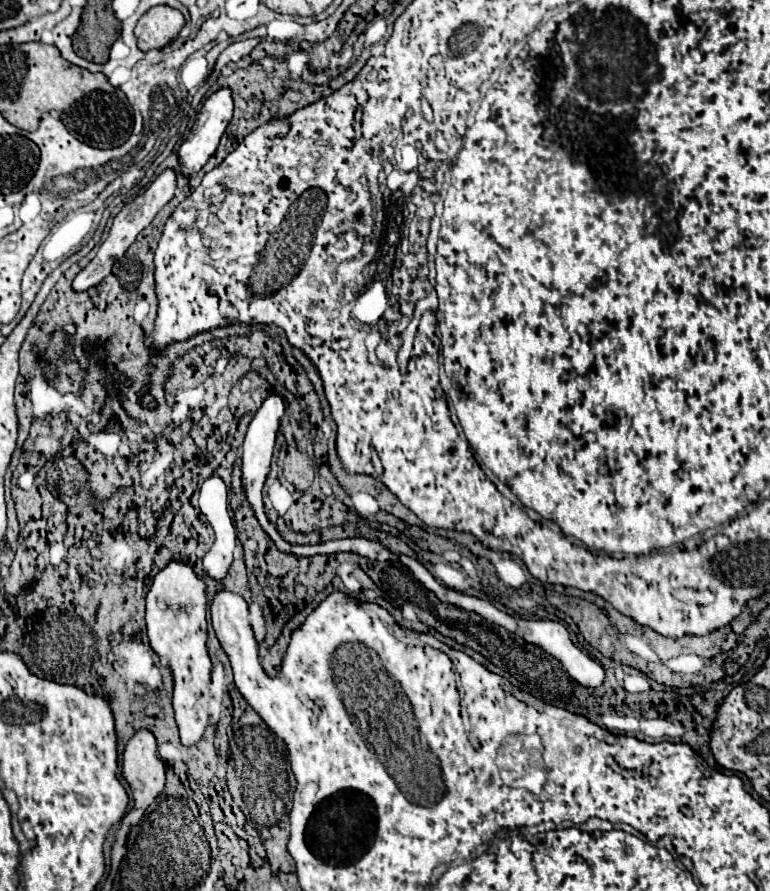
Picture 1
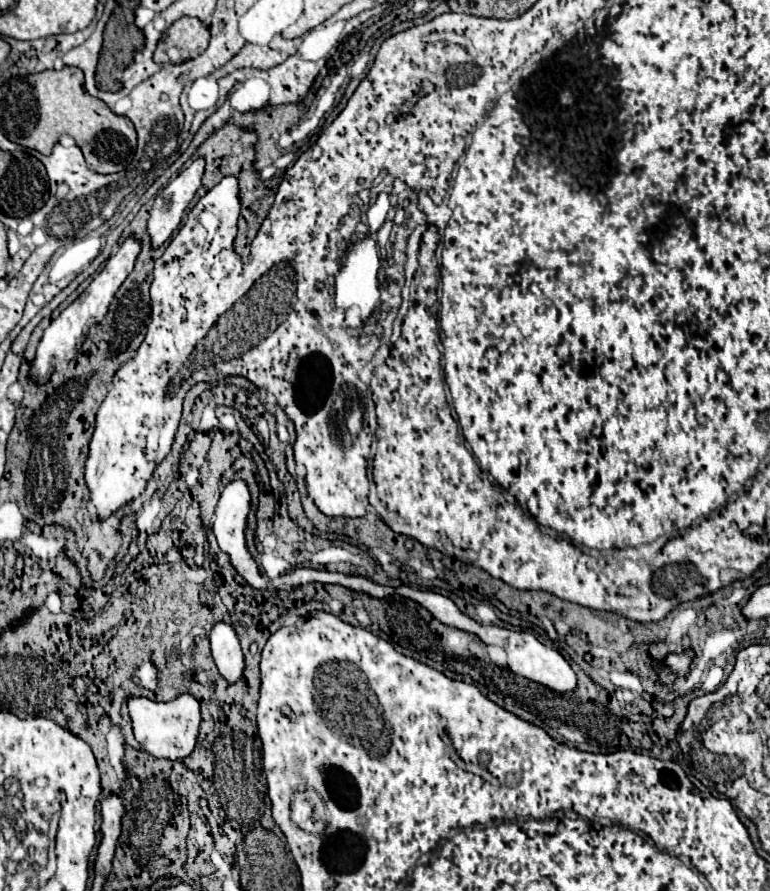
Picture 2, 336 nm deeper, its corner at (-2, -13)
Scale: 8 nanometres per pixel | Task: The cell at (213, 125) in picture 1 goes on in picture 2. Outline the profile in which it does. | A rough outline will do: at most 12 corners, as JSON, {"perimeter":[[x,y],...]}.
{"perimeter":[[203,159],[181,171],[153,201],[151,249],[179,227],[203,177]]}

